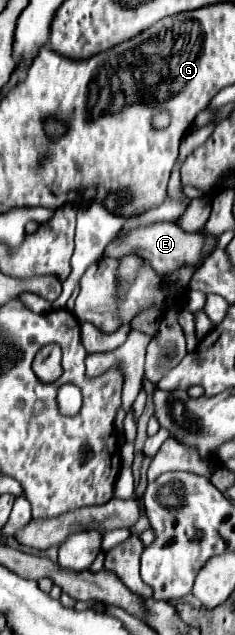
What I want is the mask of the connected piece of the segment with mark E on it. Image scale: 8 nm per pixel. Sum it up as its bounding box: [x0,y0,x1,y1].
[104,221,206,277]

